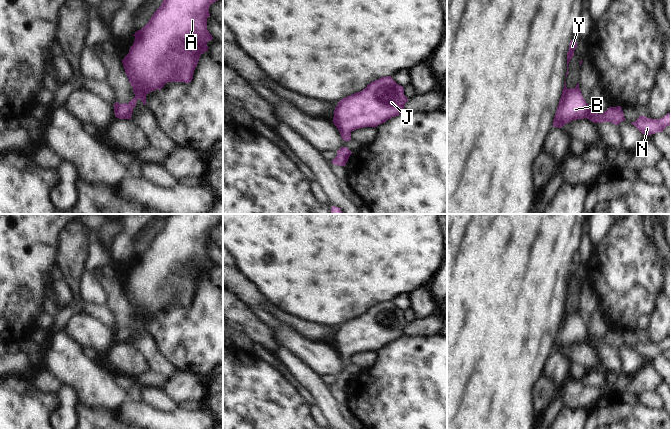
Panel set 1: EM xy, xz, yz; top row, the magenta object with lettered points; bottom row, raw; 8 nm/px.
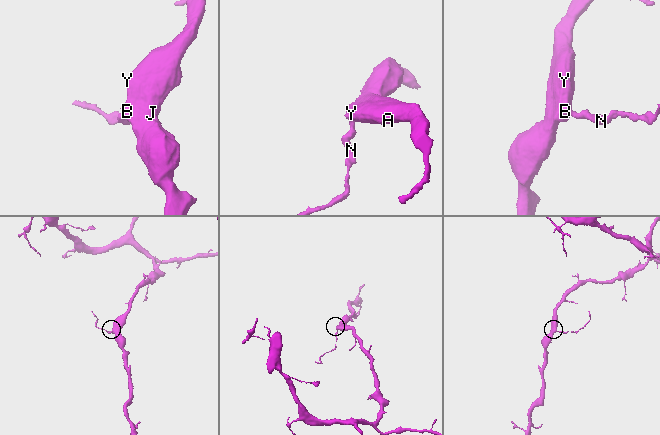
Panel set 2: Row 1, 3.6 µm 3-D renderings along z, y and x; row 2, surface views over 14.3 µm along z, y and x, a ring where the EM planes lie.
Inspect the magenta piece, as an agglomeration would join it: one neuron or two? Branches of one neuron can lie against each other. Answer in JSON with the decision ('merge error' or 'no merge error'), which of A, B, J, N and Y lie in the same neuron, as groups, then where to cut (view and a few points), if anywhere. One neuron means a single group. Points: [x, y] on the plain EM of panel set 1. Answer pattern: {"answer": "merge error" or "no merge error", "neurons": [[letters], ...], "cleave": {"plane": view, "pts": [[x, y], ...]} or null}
{"answer": "no merge error", "neurons": [["A", "B", "J", "N", "Y"]], "cleave": null}

